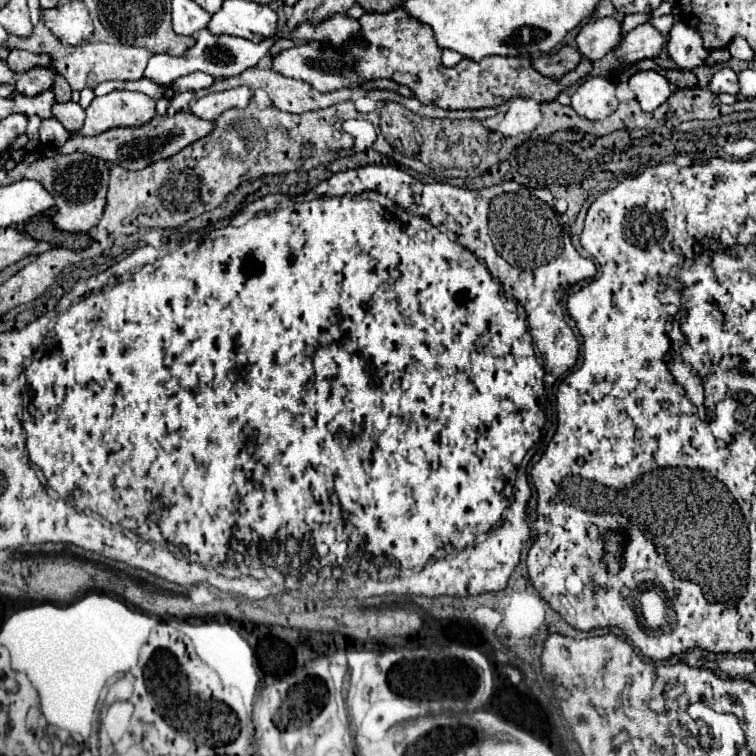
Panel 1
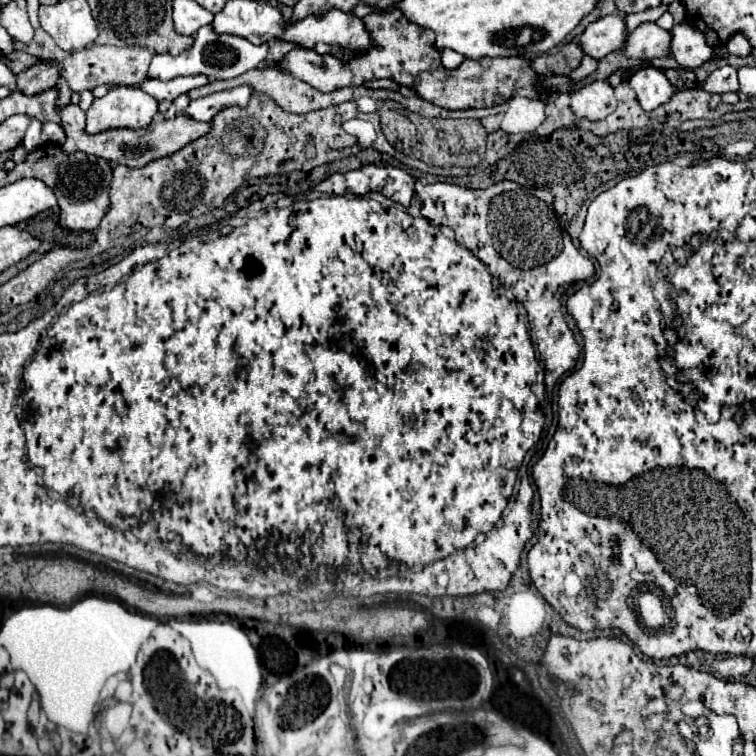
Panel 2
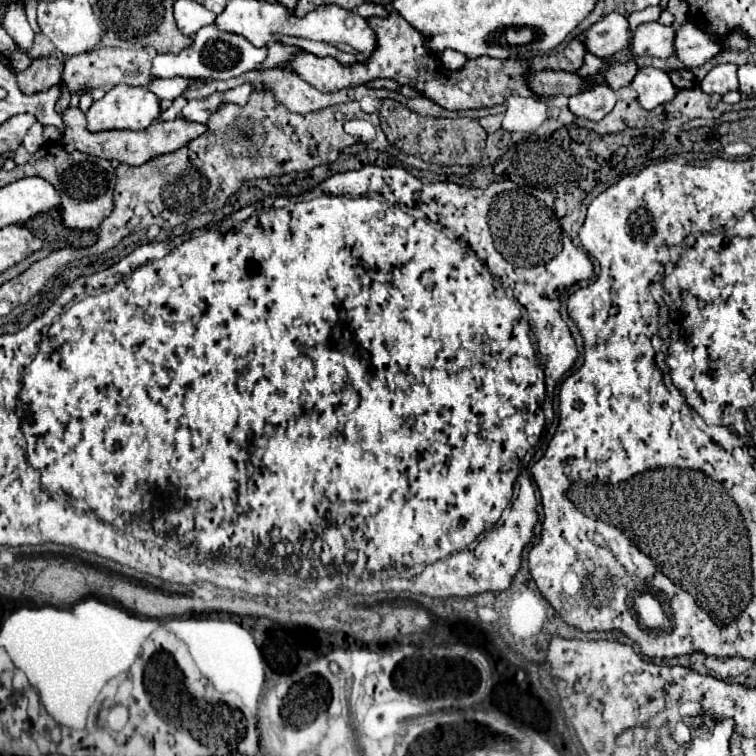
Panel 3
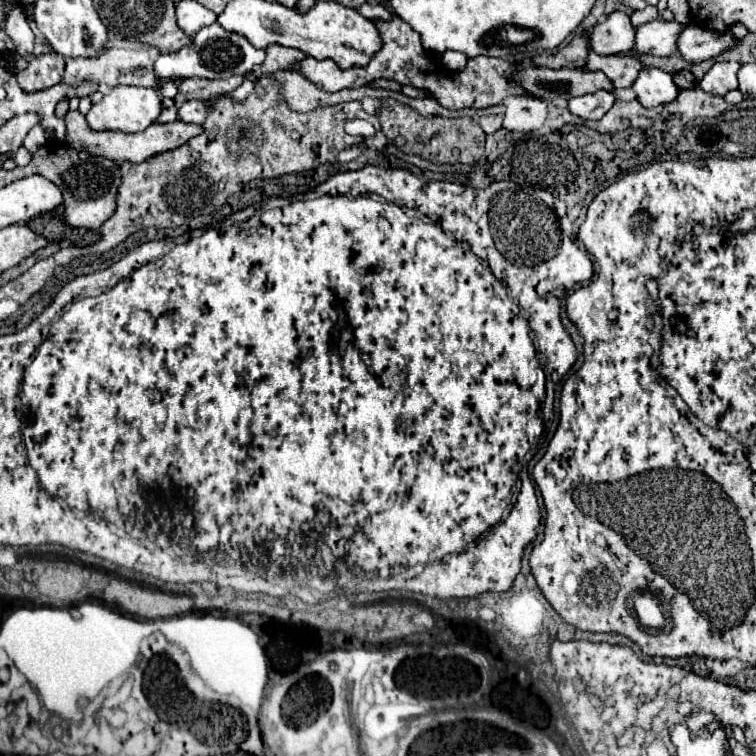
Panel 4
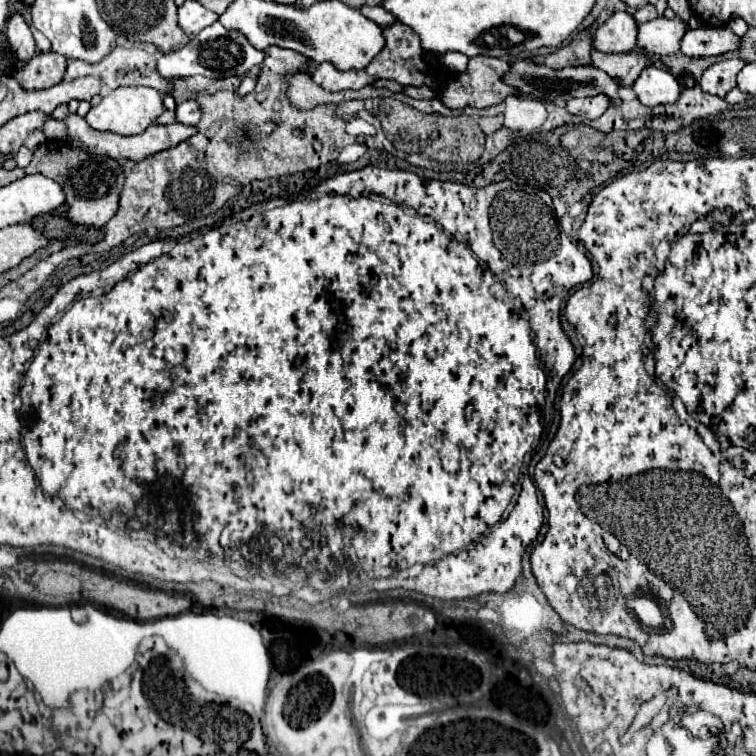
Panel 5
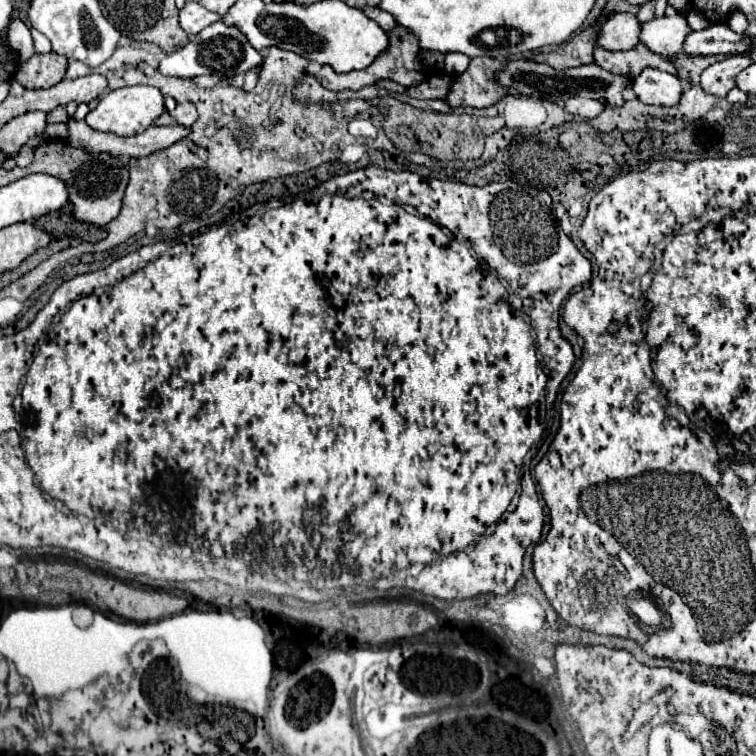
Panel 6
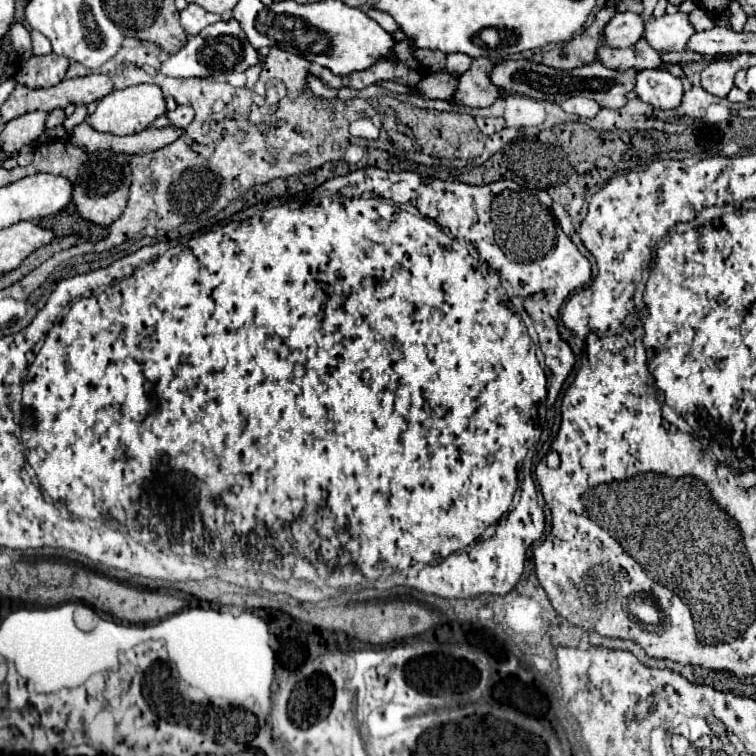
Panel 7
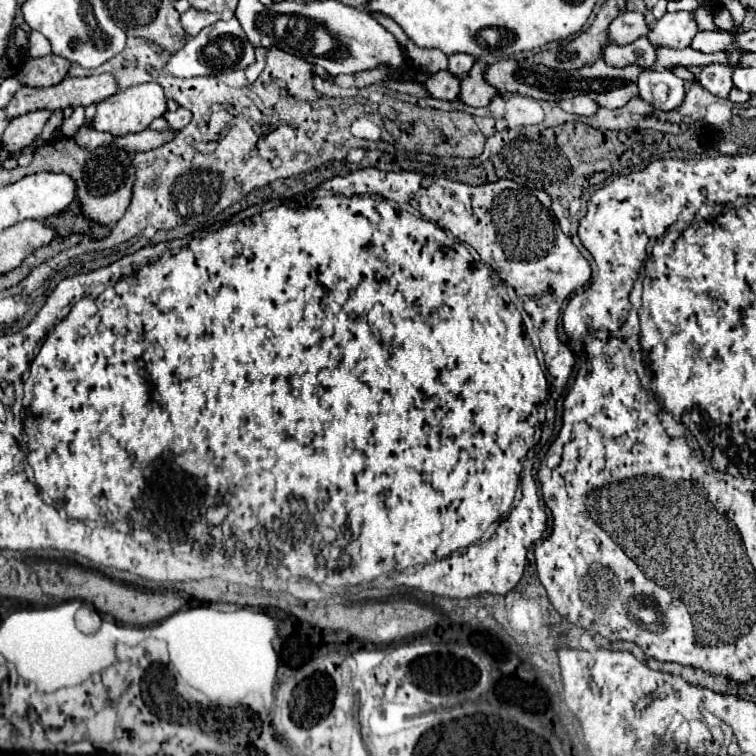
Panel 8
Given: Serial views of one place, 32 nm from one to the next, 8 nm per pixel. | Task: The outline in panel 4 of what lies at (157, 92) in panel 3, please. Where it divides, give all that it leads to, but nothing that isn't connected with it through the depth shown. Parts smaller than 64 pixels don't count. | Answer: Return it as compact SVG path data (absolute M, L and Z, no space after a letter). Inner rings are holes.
M160 80L154 90L156 90L162 98L176 98L180 82L182 82L182 80Z

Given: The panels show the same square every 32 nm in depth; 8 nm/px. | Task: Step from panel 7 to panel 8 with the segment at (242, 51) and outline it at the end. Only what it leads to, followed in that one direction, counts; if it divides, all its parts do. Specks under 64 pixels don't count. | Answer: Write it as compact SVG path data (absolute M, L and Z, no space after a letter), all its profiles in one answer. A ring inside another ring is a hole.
M236 18L232 20L218 20L216 24L204 28L198 36L188 38L186 46L170 56L164 66L164 72L178 78L192 78L192 76L218 76L222 70L244 70L246 66L254 64L254 46L248 44L244 30Z

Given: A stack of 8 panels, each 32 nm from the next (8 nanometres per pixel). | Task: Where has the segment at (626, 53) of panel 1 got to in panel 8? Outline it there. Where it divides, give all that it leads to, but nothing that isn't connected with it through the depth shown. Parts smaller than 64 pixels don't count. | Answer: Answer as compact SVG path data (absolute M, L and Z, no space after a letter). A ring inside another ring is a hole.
M666 12L660 20L648 24L648 40L654 48L686 48L698 32L692 12Z

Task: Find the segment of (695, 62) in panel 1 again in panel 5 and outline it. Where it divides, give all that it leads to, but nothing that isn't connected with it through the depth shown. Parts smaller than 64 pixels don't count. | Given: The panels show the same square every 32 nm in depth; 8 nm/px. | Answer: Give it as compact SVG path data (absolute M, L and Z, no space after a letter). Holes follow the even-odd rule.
M688 28L680 40L680 50L688 58L720 56L740 48L740 38L728 28Z

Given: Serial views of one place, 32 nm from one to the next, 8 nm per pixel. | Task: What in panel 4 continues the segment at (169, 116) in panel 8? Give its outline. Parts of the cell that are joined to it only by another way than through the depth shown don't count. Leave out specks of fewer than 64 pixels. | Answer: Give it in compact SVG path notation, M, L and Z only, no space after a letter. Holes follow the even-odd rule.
M188 100L180 112L178 118L184 122L194 122L194 124L202 124L206 120L206 114L210 112L210 106L206 106L206 102L202 100Z

